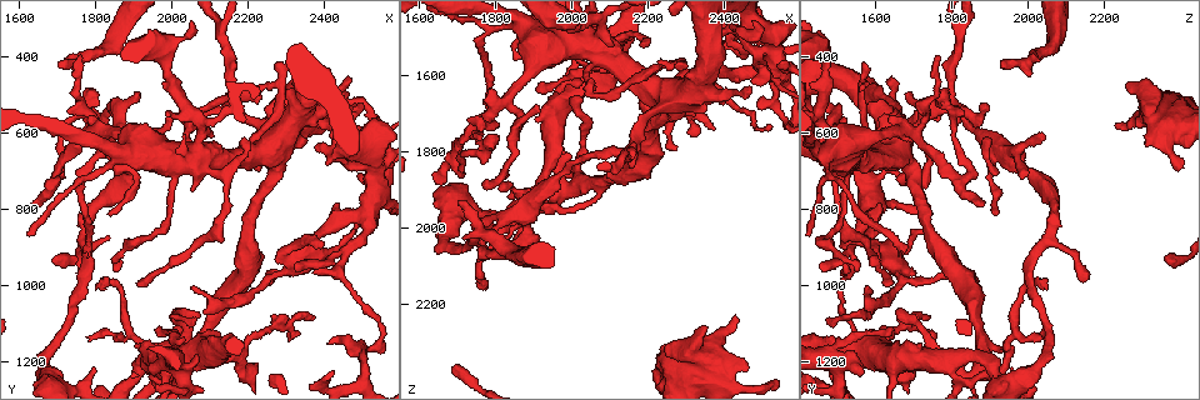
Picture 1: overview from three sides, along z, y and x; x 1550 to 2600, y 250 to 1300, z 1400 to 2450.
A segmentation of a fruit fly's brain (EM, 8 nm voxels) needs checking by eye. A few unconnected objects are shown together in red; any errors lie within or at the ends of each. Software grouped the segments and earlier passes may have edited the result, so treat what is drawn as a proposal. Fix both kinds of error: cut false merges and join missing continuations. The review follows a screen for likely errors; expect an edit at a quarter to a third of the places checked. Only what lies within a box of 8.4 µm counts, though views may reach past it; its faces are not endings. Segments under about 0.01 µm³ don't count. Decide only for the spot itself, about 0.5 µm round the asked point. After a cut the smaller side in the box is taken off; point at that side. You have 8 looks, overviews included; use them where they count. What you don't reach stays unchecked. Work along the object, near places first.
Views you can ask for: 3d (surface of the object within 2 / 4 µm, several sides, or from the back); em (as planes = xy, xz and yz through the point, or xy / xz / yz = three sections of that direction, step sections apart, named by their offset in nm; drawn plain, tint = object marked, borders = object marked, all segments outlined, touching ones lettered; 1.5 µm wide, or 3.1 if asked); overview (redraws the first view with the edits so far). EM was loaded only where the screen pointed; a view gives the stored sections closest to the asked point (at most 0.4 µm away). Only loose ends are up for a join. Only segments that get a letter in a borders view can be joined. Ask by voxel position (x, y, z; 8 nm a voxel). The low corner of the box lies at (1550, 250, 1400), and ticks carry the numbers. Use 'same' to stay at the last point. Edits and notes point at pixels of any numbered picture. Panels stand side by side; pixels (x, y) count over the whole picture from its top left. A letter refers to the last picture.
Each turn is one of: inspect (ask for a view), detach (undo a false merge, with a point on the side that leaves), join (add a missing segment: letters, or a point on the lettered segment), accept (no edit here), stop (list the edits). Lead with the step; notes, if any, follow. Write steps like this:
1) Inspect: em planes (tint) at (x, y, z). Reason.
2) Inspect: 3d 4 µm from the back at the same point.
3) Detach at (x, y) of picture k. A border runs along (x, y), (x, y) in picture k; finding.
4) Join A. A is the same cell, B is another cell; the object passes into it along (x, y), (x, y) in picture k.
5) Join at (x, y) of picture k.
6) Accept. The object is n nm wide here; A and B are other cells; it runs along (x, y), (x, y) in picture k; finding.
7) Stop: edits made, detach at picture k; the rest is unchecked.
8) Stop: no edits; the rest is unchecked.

Inspect: 3d 4 µm at (1780, 925, 1665). An open end.

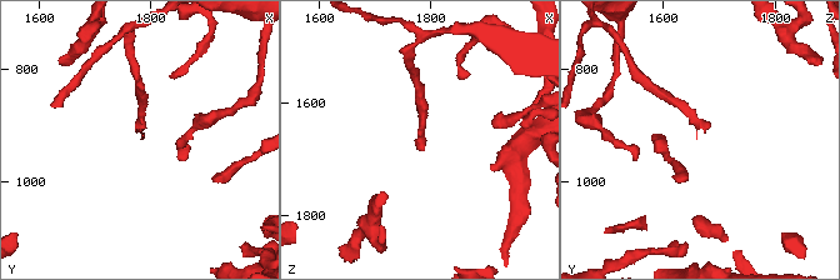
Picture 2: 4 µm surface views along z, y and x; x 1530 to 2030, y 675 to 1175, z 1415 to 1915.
Inspect: em planes (plain) at (1780, 925, 1665).

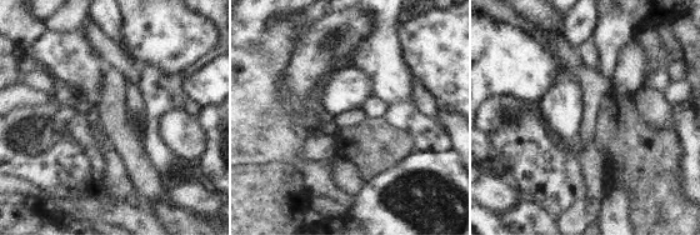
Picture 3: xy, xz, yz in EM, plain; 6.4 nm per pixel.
Inspect: em planes (borders) at the same point.

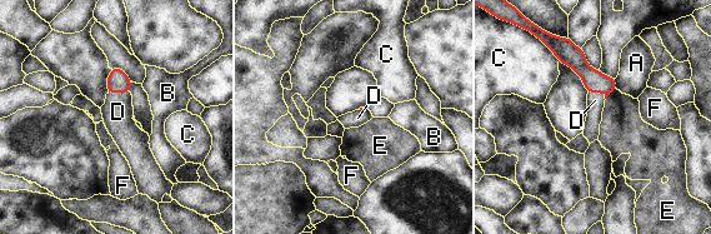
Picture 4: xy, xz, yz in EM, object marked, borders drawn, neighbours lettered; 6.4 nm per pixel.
Join D. D is the same cell, A, B, C, E and F are other cells; the object passes into it along (118, 81), (118, 91), (118, 111) in picture 4; the neuron continues.

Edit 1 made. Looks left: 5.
Inspect: overview. See it whole again.

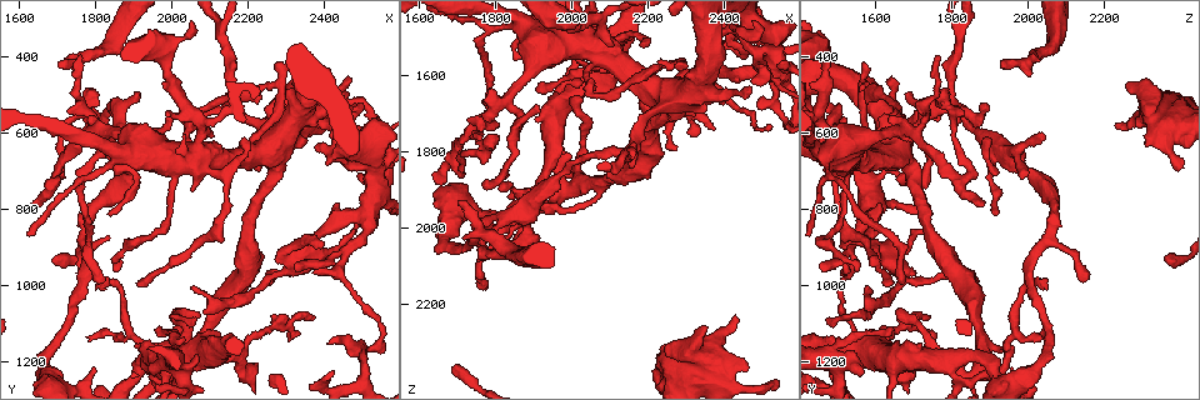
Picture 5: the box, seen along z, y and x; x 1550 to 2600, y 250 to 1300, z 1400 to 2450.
Inspect: em planes (tint) at (1645, 795, 1885). Branch stops here.

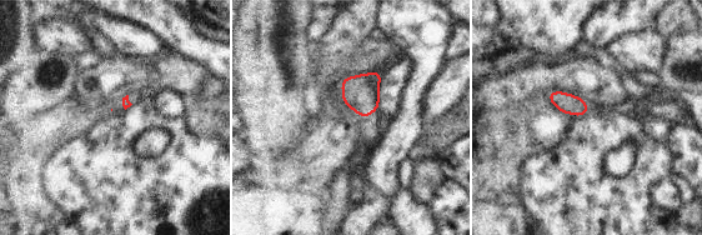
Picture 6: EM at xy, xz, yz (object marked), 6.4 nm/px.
Inspect: em planes (borders) at the same point.

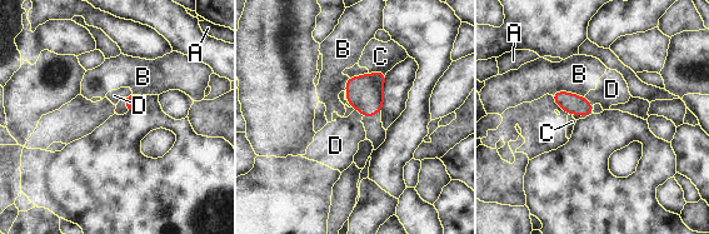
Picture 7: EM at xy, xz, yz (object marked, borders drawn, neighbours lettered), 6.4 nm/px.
Accept. A, B, C and D are other cells; a border runs along (354, 109), (365, 115) in picture 7; none of them fits.

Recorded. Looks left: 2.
Stop: edits made, join at picture 4; the rest is unchecked.

